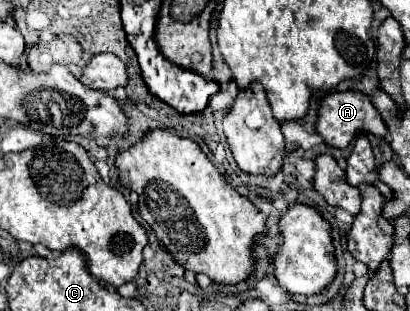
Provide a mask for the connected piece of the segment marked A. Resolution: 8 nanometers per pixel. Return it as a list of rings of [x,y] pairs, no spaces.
[[[337,91],[323,99],[323,107],[321,107],[319,119],[317,119],[317,131],[329,145],[345,149],[355,139],[355,135],[371,133],[371,135],[383,139],[387,135],[387,125],[381,119],[379,111],[373,107],[369,95],[359,93],[359,91]]]

